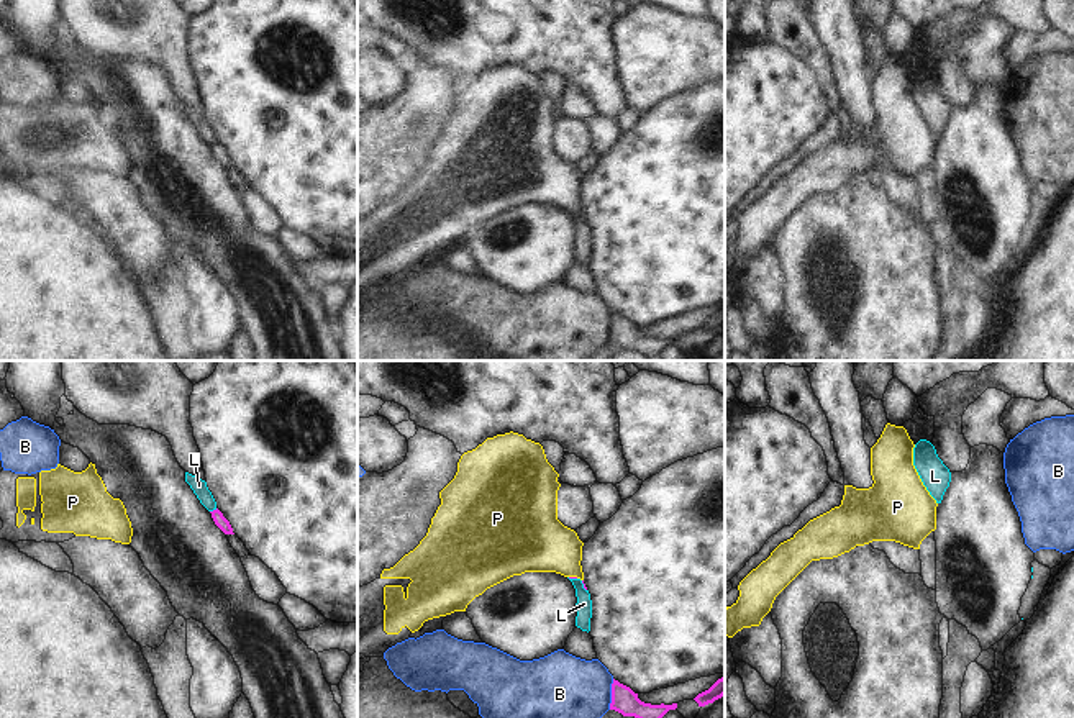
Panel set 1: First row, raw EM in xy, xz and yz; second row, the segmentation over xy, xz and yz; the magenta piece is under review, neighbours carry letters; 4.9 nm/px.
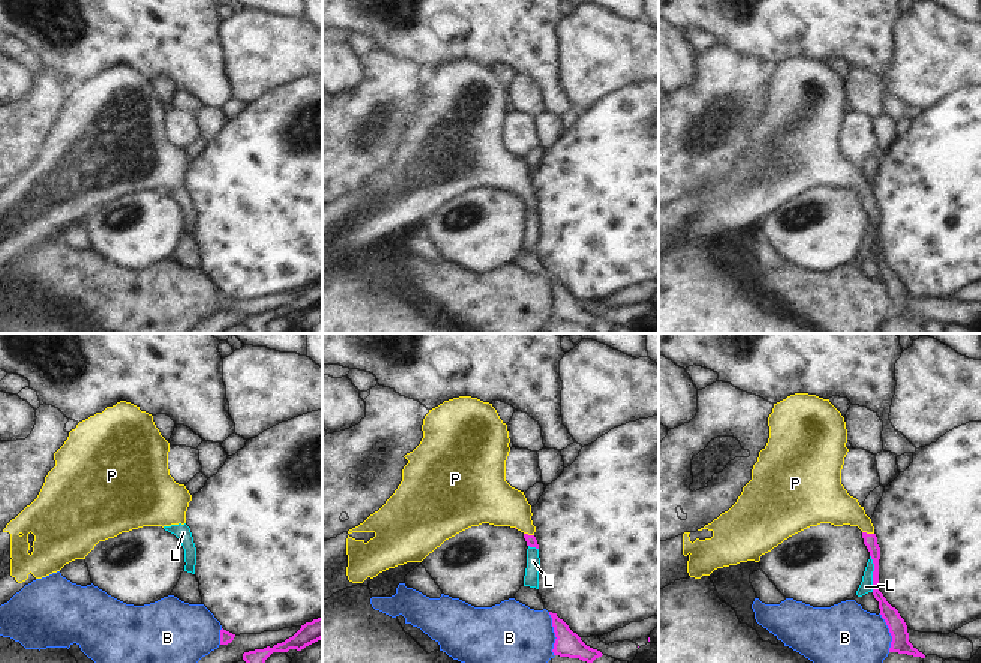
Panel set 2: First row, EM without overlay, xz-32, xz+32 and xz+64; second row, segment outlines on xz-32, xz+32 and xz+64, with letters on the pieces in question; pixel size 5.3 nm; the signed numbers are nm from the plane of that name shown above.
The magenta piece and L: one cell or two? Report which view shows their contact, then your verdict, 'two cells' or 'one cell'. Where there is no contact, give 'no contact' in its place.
xy | two cells

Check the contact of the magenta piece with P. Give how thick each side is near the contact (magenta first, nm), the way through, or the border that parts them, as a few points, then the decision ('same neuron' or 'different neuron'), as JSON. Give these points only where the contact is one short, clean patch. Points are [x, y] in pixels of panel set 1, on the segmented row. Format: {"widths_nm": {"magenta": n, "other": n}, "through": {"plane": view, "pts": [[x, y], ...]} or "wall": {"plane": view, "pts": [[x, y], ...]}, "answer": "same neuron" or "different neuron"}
{"widths_nm": {"magenta": 20, "other": 300}, "through": {"plane": "xz", "pts": [[569, 577], [574, 577], [538, 541]]}, "answer": "same neuron"}

